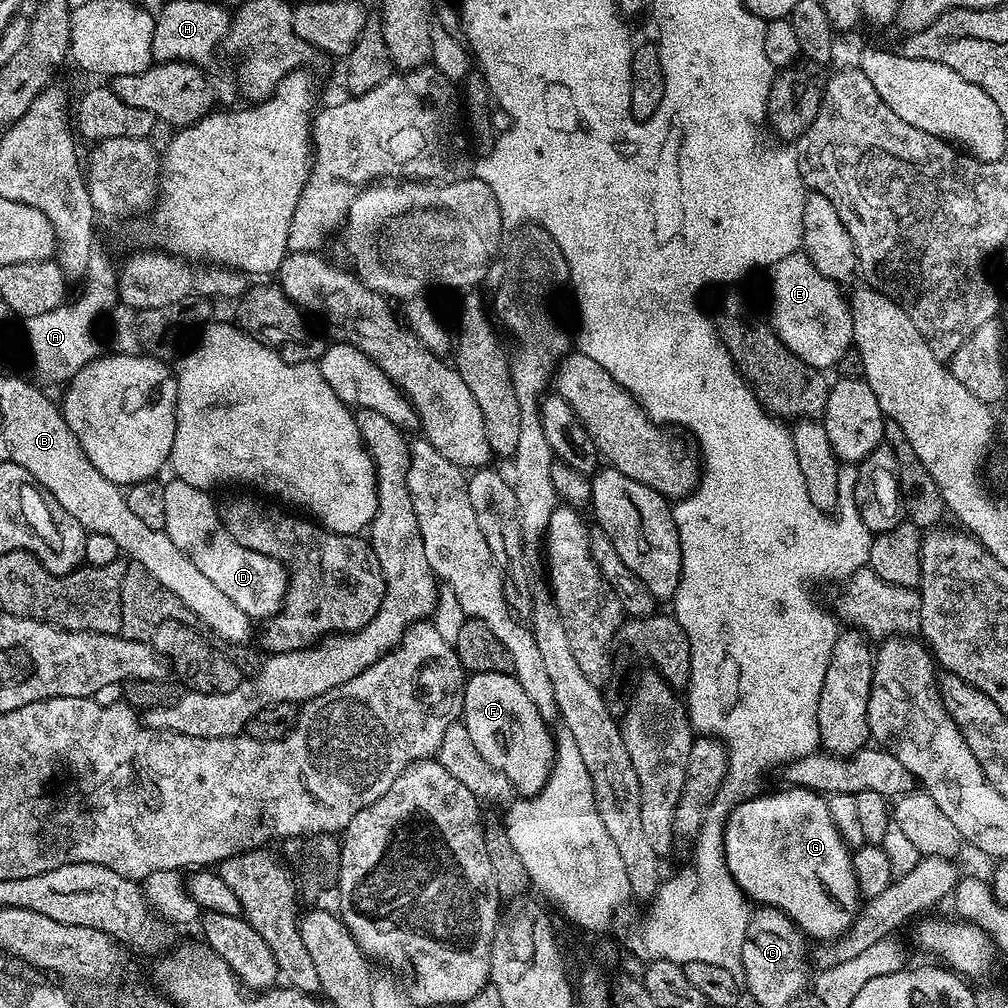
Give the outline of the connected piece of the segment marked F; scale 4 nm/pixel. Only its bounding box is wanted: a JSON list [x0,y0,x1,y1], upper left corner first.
[462,672,554,798]

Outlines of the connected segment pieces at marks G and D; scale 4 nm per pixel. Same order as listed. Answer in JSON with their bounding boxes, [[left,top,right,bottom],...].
[[724,786,862,942],[164,478,288,622]]

